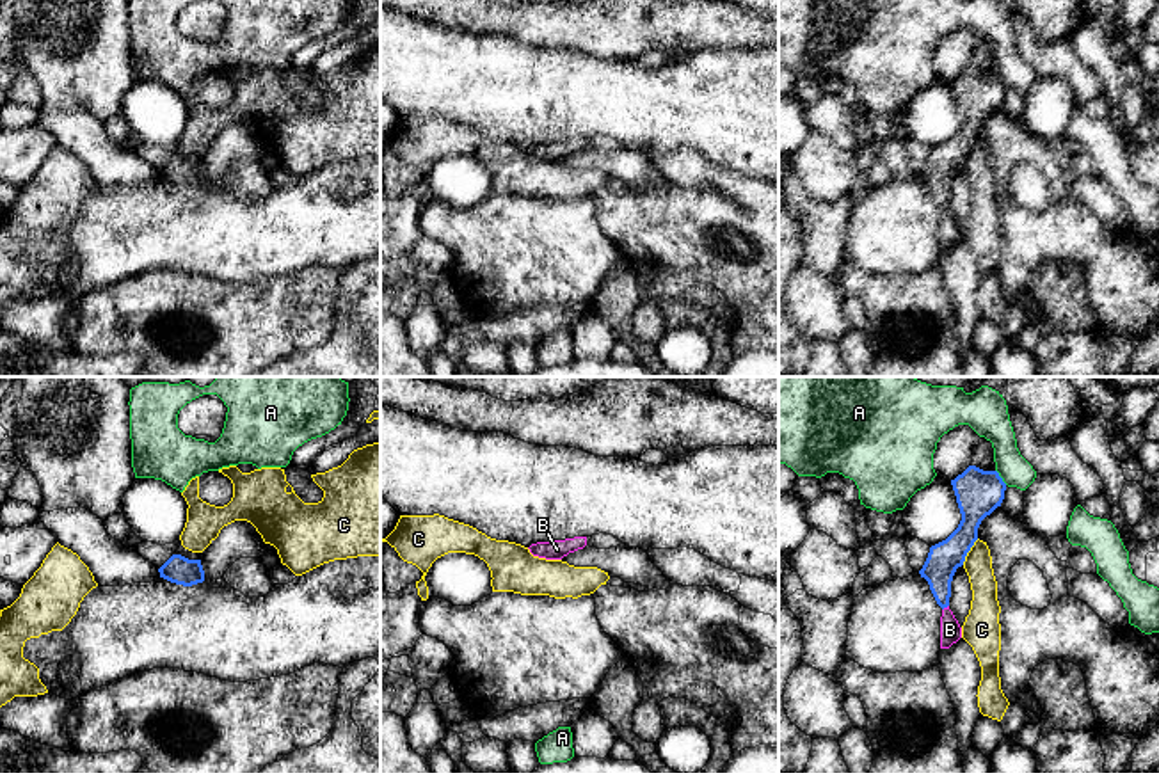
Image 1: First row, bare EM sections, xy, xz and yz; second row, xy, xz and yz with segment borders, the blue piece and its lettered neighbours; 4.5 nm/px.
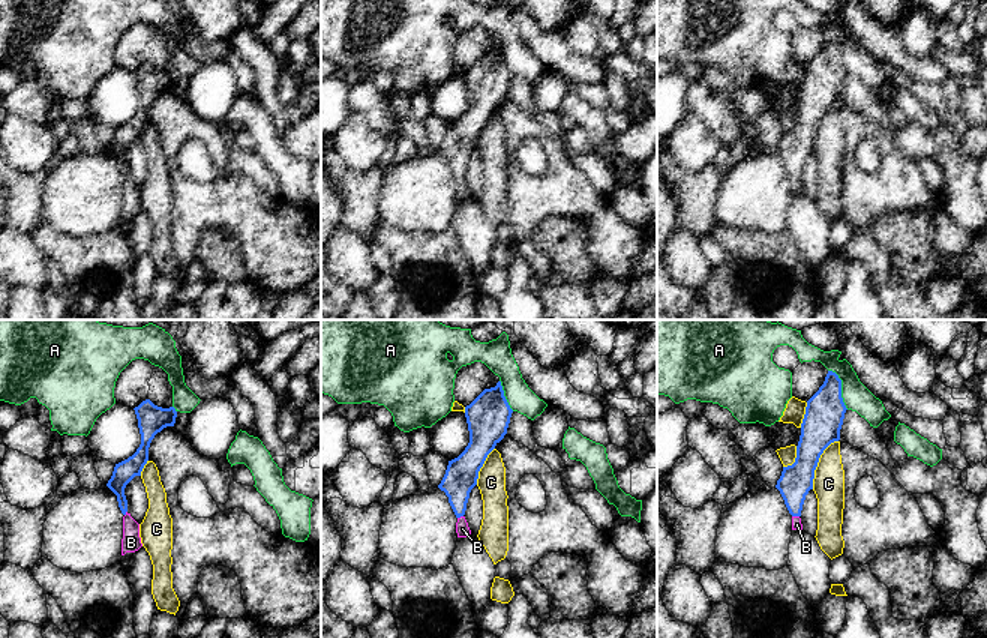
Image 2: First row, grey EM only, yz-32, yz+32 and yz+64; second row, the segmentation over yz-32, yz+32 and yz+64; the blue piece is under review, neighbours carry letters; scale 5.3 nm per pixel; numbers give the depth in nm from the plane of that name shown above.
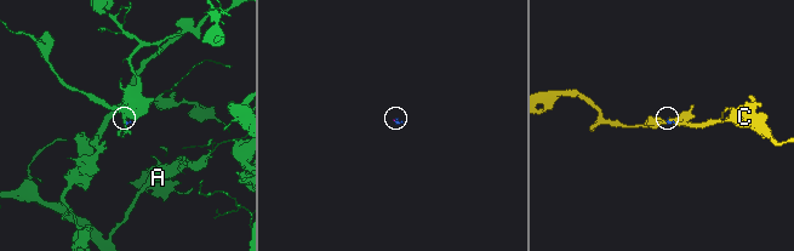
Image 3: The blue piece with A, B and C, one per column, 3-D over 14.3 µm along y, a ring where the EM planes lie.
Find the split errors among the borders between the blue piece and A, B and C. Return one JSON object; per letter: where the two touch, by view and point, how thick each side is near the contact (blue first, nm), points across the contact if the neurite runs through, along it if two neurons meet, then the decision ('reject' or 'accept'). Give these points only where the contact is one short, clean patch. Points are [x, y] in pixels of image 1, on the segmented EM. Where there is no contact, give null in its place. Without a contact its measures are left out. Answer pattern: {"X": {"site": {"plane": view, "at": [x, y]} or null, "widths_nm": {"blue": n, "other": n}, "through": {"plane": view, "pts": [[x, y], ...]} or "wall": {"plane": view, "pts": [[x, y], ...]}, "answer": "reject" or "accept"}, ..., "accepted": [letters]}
{"A": {"site": {"plane": "yz", "at": [999, 477]}, "widths_nm": {"blue": 220, "other": 150}, "answer": "reject"}, "B": {"site": {"plane": "yz", "at": [944, 606]}, "widths_nm": {"blue": 150, "other": 100}, "through": {"plane": "yz", "pts": [[946, 557], [943, 560], [944, 606], [950, 629]]}, "answer": "accept"}, "C": {"site": {"plane": "yz", "at": [969, 549]}, "widths_nm": {"blue": 190, "other": 130}, "answer": "reject"}, "accepted": ["B"]}

